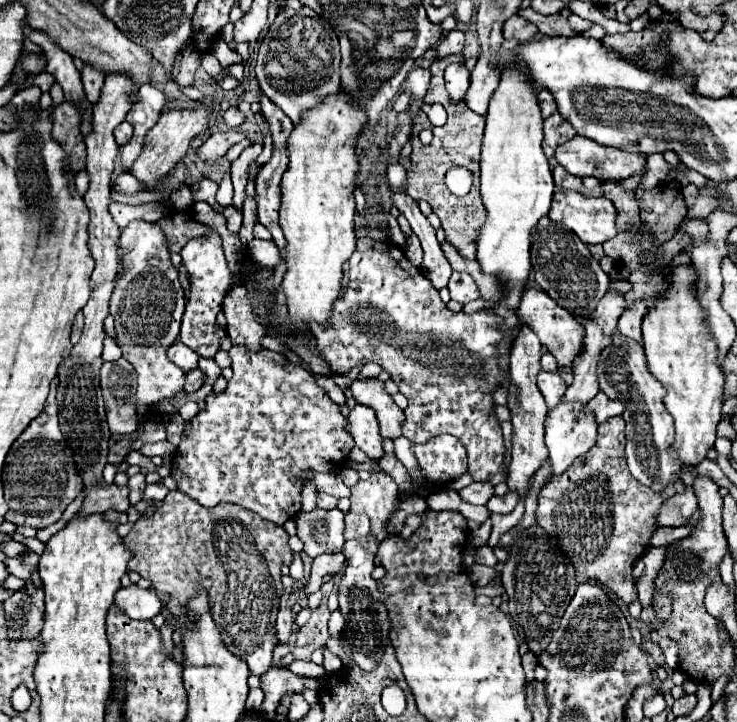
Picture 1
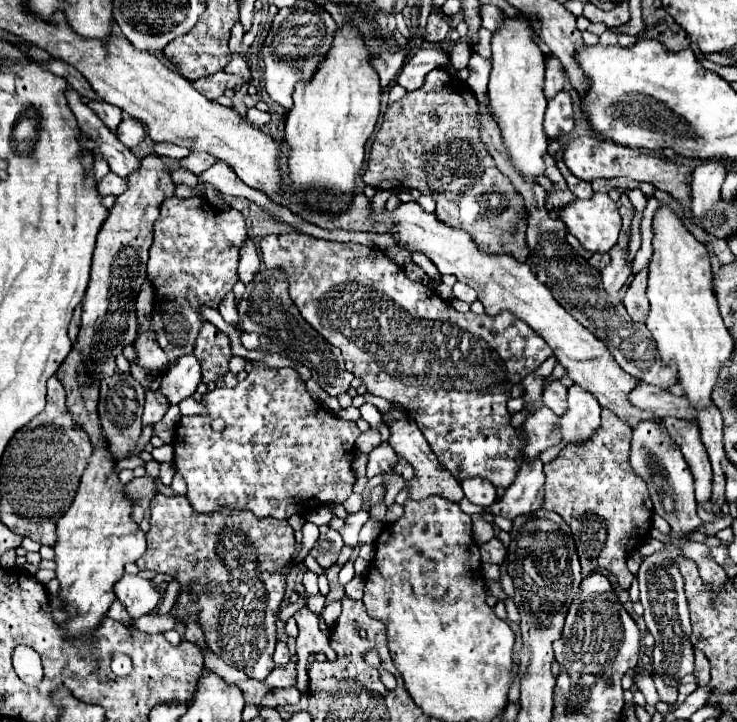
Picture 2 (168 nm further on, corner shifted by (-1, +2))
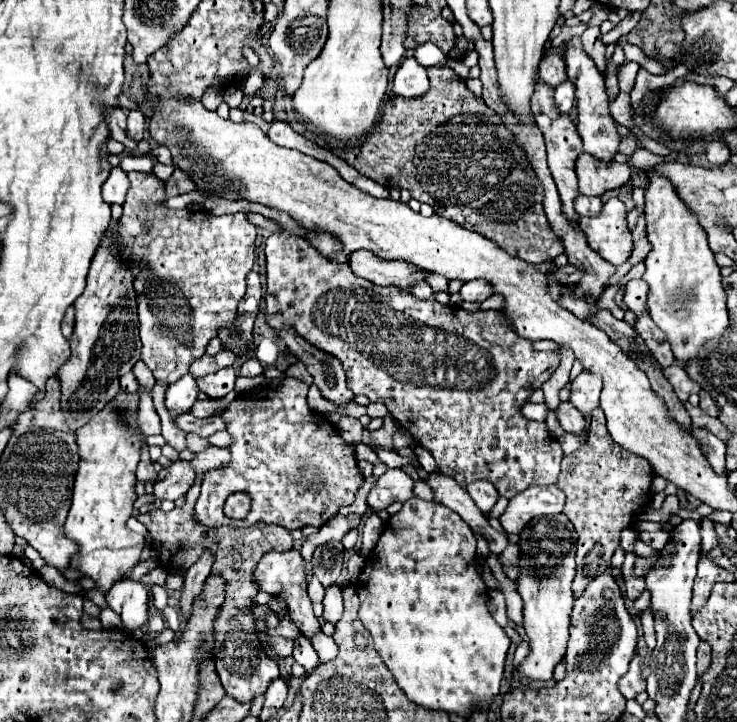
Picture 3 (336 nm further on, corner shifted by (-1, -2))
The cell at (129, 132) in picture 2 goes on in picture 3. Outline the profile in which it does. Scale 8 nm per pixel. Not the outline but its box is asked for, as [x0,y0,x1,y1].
[126,109,146,141]

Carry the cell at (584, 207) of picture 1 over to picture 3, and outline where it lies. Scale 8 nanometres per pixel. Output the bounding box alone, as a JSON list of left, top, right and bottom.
[580,199,632,265]

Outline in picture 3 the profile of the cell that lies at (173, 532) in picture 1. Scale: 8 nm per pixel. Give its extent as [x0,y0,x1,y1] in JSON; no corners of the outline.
[138,447,292,701]

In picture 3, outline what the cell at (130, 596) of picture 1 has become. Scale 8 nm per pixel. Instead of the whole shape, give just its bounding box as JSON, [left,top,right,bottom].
[106,579,150,631]

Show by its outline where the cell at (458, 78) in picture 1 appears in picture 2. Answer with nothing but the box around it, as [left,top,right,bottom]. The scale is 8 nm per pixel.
[450,39,472,71]

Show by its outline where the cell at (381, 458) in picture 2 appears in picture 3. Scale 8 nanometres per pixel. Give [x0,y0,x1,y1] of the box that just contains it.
[368,469,414,511]

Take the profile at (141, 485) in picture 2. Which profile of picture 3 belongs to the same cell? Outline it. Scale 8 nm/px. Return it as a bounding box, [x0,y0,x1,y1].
[152,461,194,501]

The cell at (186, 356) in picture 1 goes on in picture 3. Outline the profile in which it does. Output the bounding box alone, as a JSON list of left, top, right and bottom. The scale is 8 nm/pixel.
[166,373,198,415]

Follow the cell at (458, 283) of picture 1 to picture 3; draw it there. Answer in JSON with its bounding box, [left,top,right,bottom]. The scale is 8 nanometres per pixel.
[460,281,490,303]

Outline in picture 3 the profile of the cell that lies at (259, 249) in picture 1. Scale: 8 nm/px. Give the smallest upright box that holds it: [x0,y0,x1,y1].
[266,233,562,499]

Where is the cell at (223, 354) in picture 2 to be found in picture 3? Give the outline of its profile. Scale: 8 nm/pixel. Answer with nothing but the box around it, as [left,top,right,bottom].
[196,367,236,397]

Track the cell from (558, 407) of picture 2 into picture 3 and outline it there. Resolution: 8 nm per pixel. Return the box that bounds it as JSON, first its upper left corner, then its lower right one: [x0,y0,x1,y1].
[556,401,586,433]

